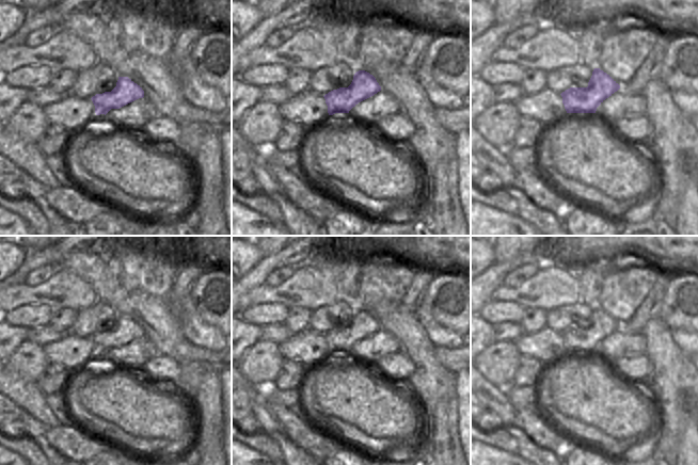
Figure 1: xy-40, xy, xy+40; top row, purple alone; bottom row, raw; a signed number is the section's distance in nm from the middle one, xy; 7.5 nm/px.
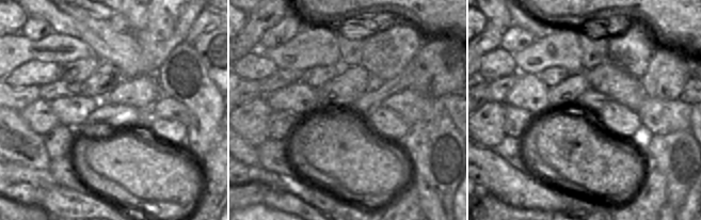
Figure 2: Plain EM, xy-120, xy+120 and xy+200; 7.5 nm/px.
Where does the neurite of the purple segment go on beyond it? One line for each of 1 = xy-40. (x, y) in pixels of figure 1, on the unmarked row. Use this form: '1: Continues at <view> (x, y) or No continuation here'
1: No continuation here.

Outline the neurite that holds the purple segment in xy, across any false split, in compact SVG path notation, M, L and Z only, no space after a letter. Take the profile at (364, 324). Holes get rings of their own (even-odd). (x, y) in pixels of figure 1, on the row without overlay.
M365 309L354 312L348 326L339 326L326 333L323 336L328 344L329 354L349 352L359 341L374 335L381 330L376 317Z

